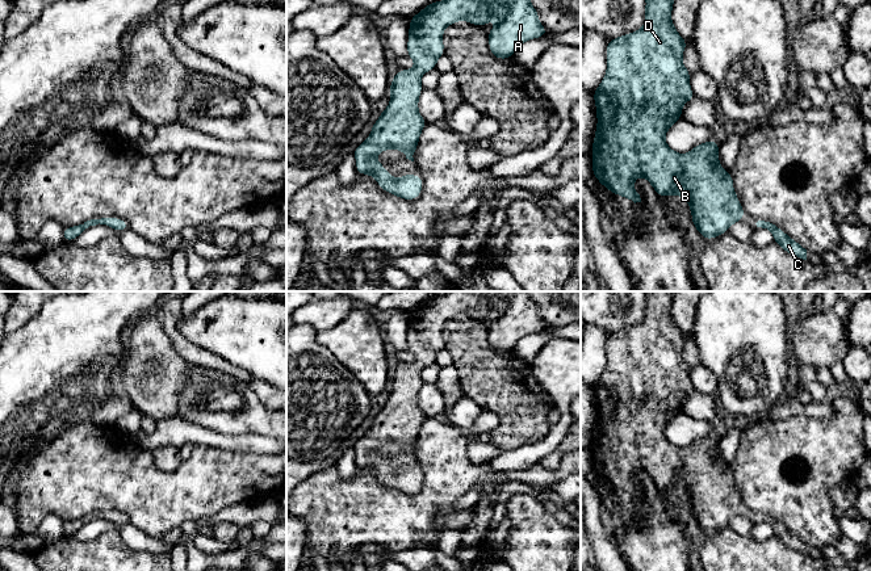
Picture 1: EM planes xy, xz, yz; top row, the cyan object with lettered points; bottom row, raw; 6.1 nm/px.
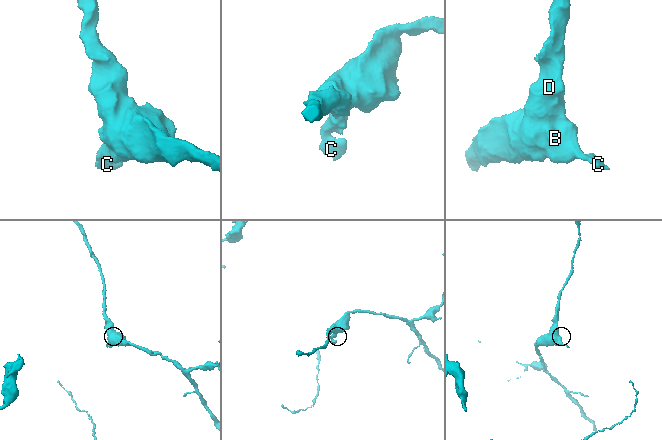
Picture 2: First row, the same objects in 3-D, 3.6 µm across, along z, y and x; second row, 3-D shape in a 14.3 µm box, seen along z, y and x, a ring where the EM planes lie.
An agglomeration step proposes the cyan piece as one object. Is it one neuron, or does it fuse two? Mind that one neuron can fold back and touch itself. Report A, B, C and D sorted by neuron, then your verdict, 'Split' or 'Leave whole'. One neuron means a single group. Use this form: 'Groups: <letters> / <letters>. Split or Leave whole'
Groups: A B C D. Leave whole

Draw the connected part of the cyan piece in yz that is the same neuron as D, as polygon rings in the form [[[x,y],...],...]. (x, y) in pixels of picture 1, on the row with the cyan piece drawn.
[[[645,0],[645,22],[640,30],[620,35],[607,43],[607,71],[600,85],[592,93],[598,125],[592,142],[592,175],[614,194],[631,201],[641,202],[633,182],[637,177],[645,177],[661,197],[675,194],[684,197],[690,205],[694,227],[699,234],[711,240],[745,217],[742,205],[733,189],[733,176],[719,163],[717,140],[696,144],[691,151],[681,155],[665,142],[667,130],[682,118],[682,106],[691,101],[695,95],[690,87],[690,72],[682,62],[682,55],[688,45],[677,32],[671,21],[674,0]]]

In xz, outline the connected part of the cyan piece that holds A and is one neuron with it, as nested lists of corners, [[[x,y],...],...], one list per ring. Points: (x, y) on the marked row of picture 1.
[[[529,0],[432,1],[410,18],[407,55],[415,62],[415,67],[413,70],[399,70],[391,79],[389,87],[391,98],[388,108],[381,112],[380,118],[373,123],[368,139],[355,148],[353,155],[357,173],[373,176],[382,190],[402,200],[416,200],[419,197],[423,189],[423,181],[419,175],[402,175],[398,180],[393,181],[393,173],[388,172],[382,163],[376,161],[374,158],[384,150],[401,150],[406,155],[406,159],[414,161],[413,154],[416,151],[420,133],[427,125],[418,110],[419,96],[423,91],[420,77],[423,74],[436,68],[437,59],[444,54],[444,29],[456,21],[468,21],[482,26],[493,18],[497,21],[497,26],[487,33],[487,37],[490,51],[497,59],[508,59],[522,43],[548,34],[548,30],[540,24],[539,13]]]

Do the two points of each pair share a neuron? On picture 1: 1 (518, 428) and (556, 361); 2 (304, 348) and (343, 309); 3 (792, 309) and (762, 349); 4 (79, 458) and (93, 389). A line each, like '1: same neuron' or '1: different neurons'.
1: different neurons
2: different neurons
3: different neurons
4: different neurons

